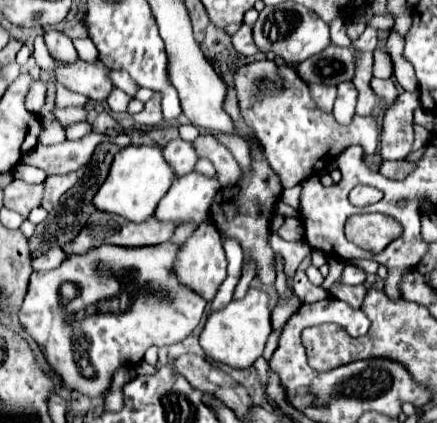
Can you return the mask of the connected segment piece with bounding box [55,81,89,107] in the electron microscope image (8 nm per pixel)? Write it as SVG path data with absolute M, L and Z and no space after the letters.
M56 81L56 98L55 102L58 106L83 106L89 102L89 99L82 94L74 93Z

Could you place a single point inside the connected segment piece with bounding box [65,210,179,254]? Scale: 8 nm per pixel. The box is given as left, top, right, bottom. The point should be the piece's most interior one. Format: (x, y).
(103, 227)

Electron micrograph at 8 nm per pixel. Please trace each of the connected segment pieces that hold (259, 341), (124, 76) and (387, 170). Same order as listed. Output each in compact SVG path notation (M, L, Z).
M249 288L245 298L231 300L225 308L209 314L199 340L205 354L211 356L213 360L229 364L233 368L249 368L263 354L263 346L269 332L271 332L269 294L265 290Z
M117 70L117 78L113 78L113 86L115 88L121 88L125 94L129 96L135 96L135 82L131 80L131 76L125 72L125 70Z
M383 162L381 164L381 174L383 176L387 176L387 178L393 178L393 180L399 180L399 172L401 172L401 178L403 176L407 176L407 172L409 172L409 168L411 168L411 164L407 164L407 162Z

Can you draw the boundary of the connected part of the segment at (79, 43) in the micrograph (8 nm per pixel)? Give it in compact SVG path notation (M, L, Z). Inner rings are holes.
M89 36L87 38L75 38L73 44L77 48L77 54L83 60L95 60L97 58L97 48L95 48L95 44L93 44L93 40Z

